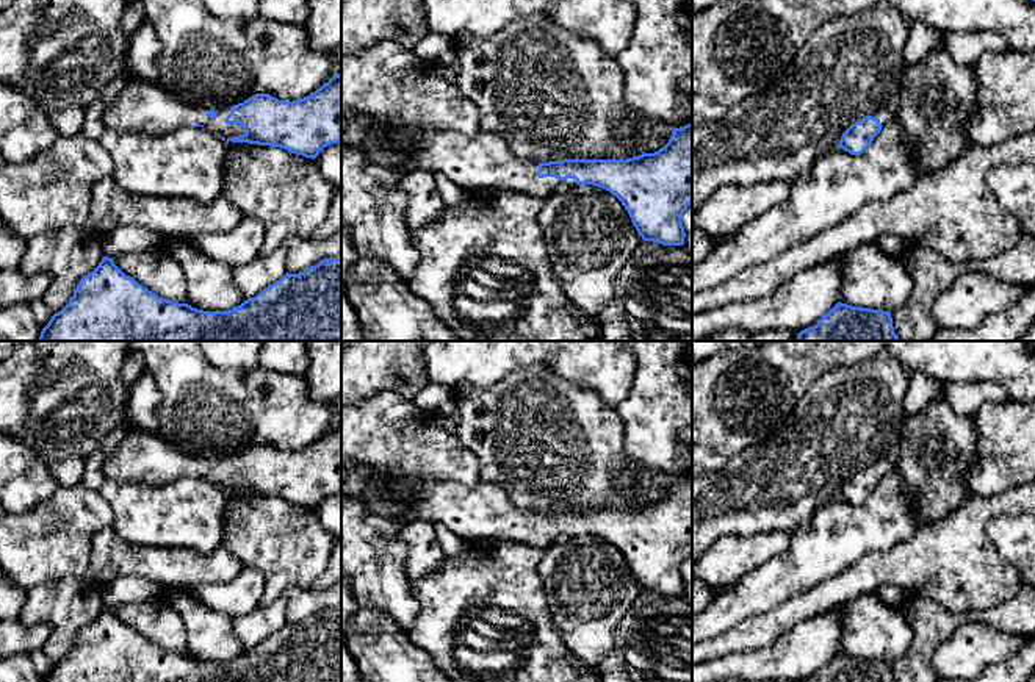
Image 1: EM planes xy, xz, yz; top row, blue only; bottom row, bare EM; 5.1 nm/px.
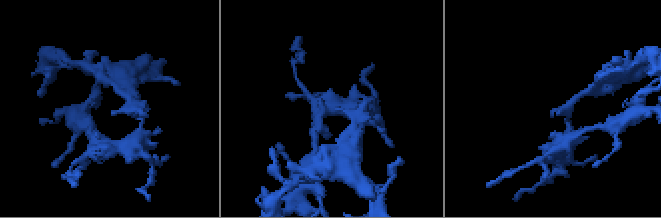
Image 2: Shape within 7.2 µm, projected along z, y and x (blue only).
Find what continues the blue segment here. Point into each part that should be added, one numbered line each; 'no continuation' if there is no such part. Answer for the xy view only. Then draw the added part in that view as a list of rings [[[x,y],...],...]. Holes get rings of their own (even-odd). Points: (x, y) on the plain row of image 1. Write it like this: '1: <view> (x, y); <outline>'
1: xy (143, 457); [[[128,429],[124,441],[105,457],[102,472],[105,479],[149,488],[189,476],[204,476],[225,490],[246,485],[241,476],[224,472],[230,458],[218,458],[215,463],[216,466],[210,468],[207,460],[179,450],[157,433]]]

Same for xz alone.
1: xz (486, 510); [[[341,465],[341,494],[363,497],[370,491],[395,491],[407,485],[417,501],[402,510],[409,519],[442,524],[463,540],[496,538],[546,549],[557,538],[576,537],[576,530],[539,529],[539,513],[518,508],[504,488],[482,482],[468,488],[459,482],[379,479],[370,468]]]

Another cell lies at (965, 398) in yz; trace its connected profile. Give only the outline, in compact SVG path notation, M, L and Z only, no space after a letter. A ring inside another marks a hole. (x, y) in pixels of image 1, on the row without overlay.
M911 372L903 400L905 418L925 411L936 399L946 400L961 416L974 415L982 405L1010 399L1004 386L993 382L943 382Z

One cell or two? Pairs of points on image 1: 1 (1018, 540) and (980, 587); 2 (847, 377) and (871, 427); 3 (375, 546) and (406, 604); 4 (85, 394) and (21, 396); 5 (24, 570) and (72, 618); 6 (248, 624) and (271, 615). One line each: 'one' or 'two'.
1: two
2: one
3: one
4: one
5: two
6: one

